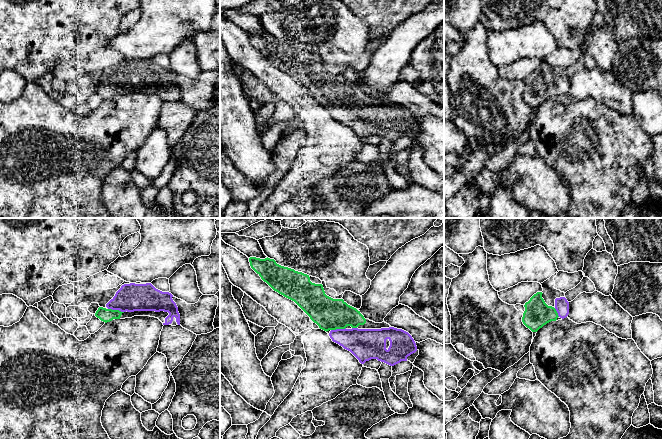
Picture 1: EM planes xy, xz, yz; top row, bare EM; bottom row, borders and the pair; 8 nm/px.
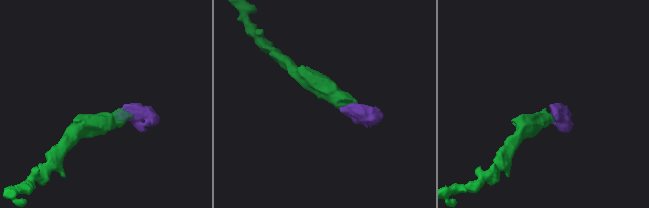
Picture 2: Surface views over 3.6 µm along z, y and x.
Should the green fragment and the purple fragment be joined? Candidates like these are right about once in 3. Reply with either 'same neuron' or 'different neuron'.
same neuron

